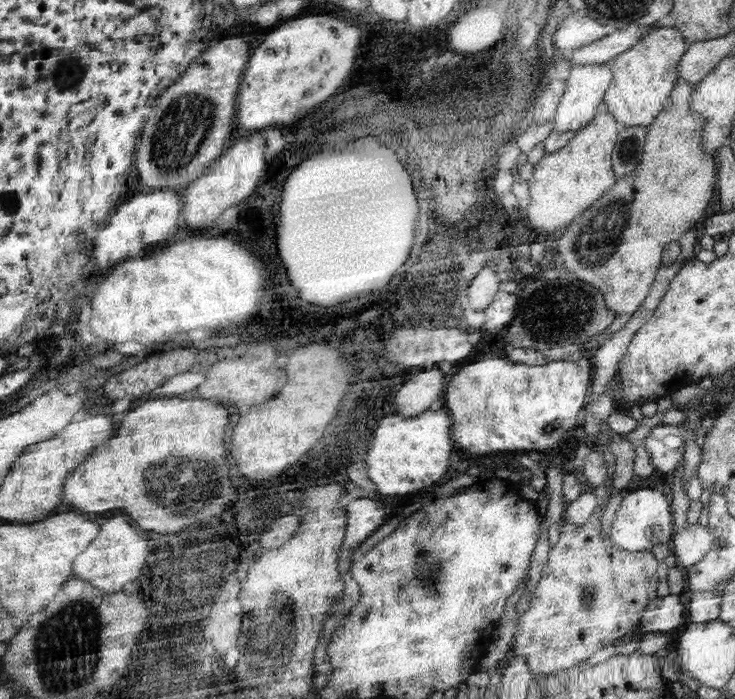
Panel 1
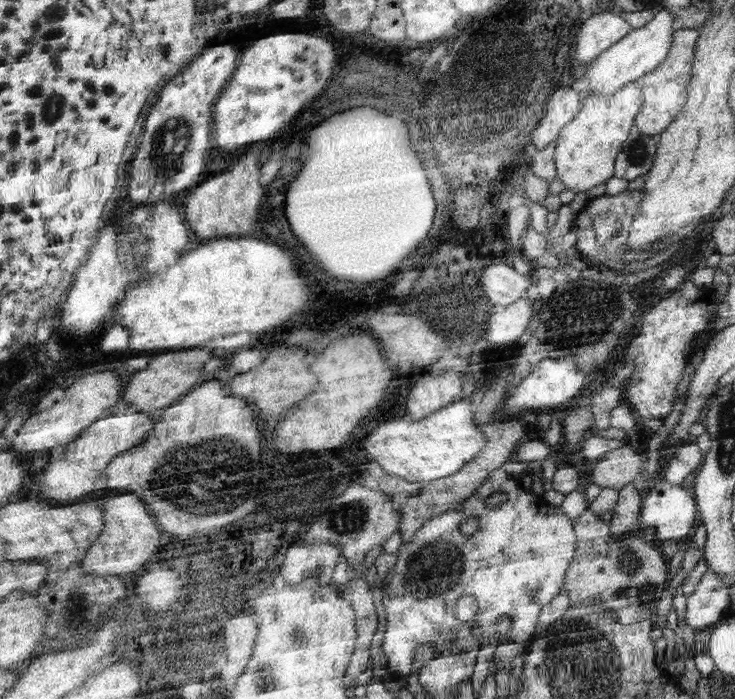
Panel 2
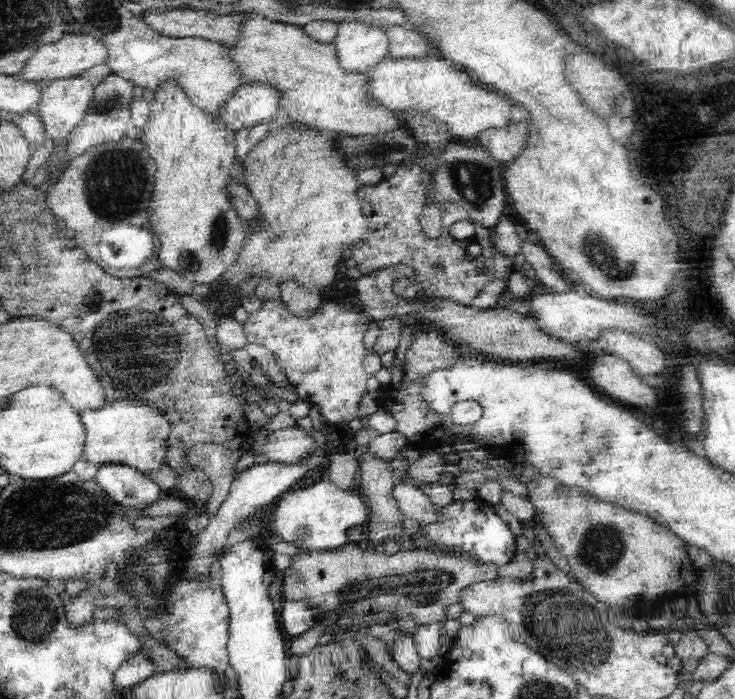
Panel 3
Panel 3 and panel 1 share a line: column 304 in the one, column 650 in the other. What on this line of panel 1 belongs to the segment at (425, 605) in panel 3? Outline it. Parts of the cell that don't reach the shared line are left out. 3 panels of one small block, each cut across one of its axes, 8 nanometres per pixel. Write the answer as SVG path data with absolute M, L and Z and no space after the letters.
M593 514L591 520L589 520L587 524L583 524L583 526L579 526L579 524L567 524L567 522L565 522L565 524L559 528L559 532L561 532L561 534L559 534L559 542L557 542L557 546L549 552L549 564L543 568L541 580L539 580L539 584L537 584L537 590L535 590L533 598L529 600L531 606L529 606L529 610L521 616L519 628L515 630L515 640L513 640L513 646L511 646L513 652L515 652L515 658L517 658L517 656L525 656L525 660L527 660L531 672L535 674L535 678L537 678L537 676L553 676L553 674L557 674L557 672L569 672L571 668L585 666L585 662L587 662L595 652L599 652L599 650L603 650L603 648L609 648L609 646L617 646L617 640L619 640L619 638L623 638L623 636L629 634L629 632L637 632L637 626L641 624L641 618L645 616L649 604L653 604L653 600L659 598L659 584L661 584L661 576L663 576L663 566L657 562L657 558L655 558L651 552L627 552L627 550L623 550L621 546L617 546L617 544L613 542L611 532L609 532L607 536L603 536L601 516L603 516L603 514Z

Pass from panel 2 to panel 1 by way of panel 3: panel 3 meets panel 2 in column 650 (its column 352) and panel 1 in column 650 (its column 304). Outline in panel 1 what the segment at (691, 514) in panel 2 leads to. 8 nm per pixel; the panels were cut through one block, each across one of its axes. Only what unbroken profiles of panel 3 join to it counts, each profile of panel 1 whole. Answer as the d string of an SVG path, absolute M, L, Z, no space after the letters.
M653 488L643 490L631 490L627 492L627 498L623 500L621 508L617 510L615 522L611 526L611 538L617 546L621 546L627 552L651 552L657 544L671 546L675 540L675 516L673 516L673 502L671 498Z

